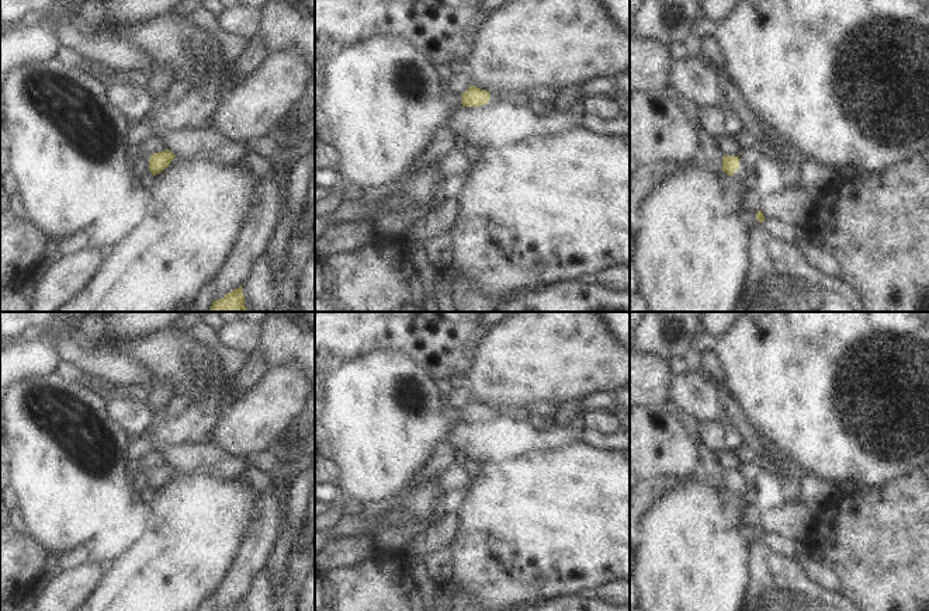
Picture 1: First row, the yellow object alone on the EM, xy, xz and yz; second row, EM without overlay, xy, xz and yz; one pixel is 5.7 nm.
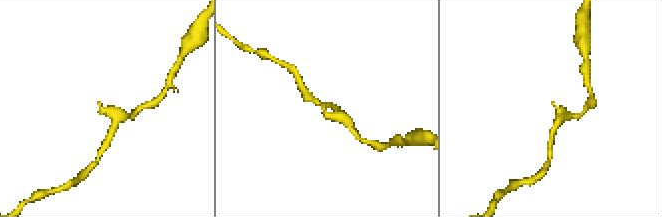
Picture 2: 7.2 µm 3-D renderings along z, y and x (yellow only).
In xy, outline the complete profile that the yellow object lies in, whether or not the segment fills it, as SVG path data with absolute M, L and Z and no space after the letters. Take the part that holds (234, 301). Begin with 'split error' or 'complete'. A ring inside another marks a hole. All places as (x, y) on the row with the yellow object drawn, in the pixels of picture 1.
complete | M242 285L223 298L214 301L208 312L249 312L245 306Z

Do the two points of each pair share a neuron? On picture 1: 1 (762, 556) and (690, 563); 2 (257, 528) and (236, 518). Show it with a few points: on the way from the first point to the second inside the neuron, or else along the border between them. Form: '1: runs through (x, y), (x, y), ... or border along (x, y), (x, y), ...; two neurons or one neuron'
1: border along (748, 545), (749, 563); two neurons
2: border along (260, 495), (255, 502), (253, 517), (236, 555); two neurons

